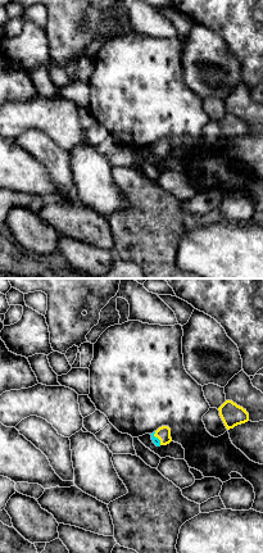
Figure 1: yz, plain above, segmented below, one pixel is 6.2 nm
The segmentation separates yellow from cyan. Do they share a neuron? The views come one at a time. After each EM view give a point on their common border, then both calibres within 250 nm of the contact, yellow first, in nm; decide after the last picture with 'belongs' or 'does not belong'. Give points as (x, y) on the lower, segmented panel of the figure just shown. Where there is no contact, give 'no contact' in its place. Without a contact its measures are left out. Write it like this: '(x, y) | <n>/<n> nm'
(157, 436) | 90/50 nm

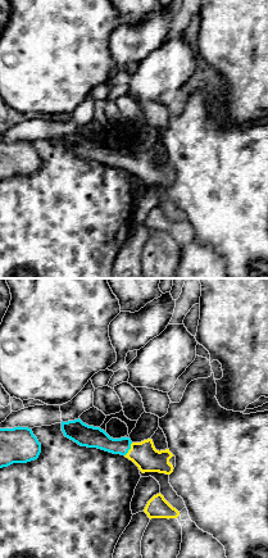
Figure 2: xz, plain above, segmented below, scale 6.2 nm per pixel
(130, 449) | 160/130 nm

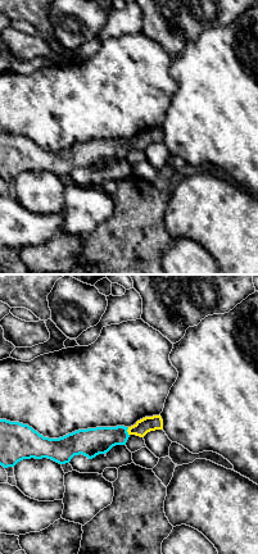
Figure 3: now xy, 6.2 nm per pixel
(127, 431) | 100/180 nm

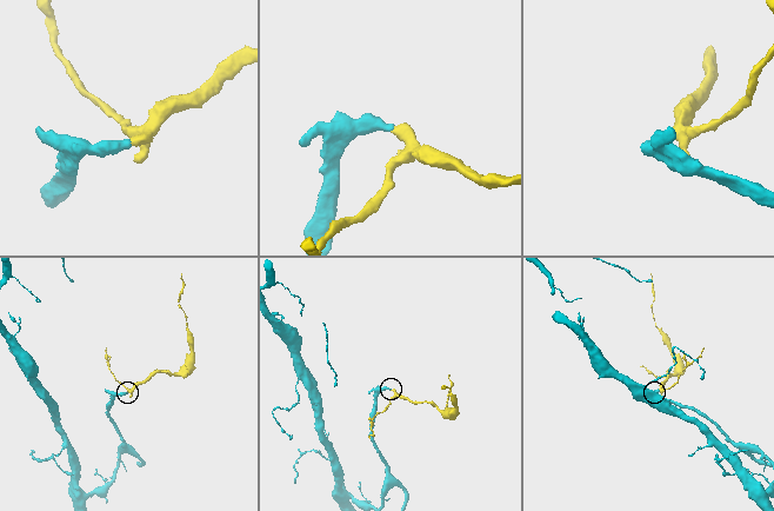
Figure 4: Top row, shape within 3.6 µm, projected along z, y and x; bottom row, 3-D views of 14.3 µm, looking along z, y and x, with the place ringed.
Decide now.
belongs

